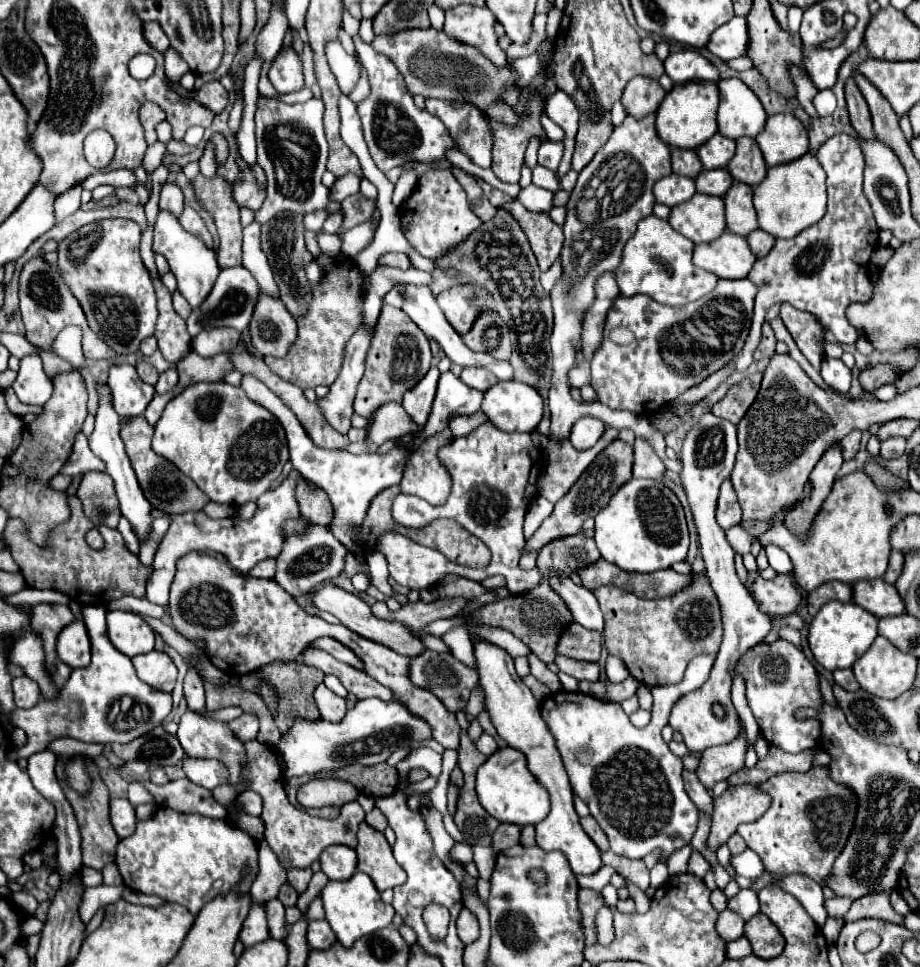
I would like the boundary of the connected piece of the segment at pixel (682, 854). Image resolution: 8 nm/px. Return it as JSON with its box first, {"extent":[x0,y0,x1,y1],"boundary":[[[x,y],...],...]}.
{"extent":[667,844,693,876],"boundary":[[[687,844],[679,850],[675,850],[675,854],[671,854],[671,858],[667,858],[667,868],[669,868],[671,876],[687,872],[687,860],[689,860],[691,852],[693,852],[693,848],[691,848],[691,844]]]}

